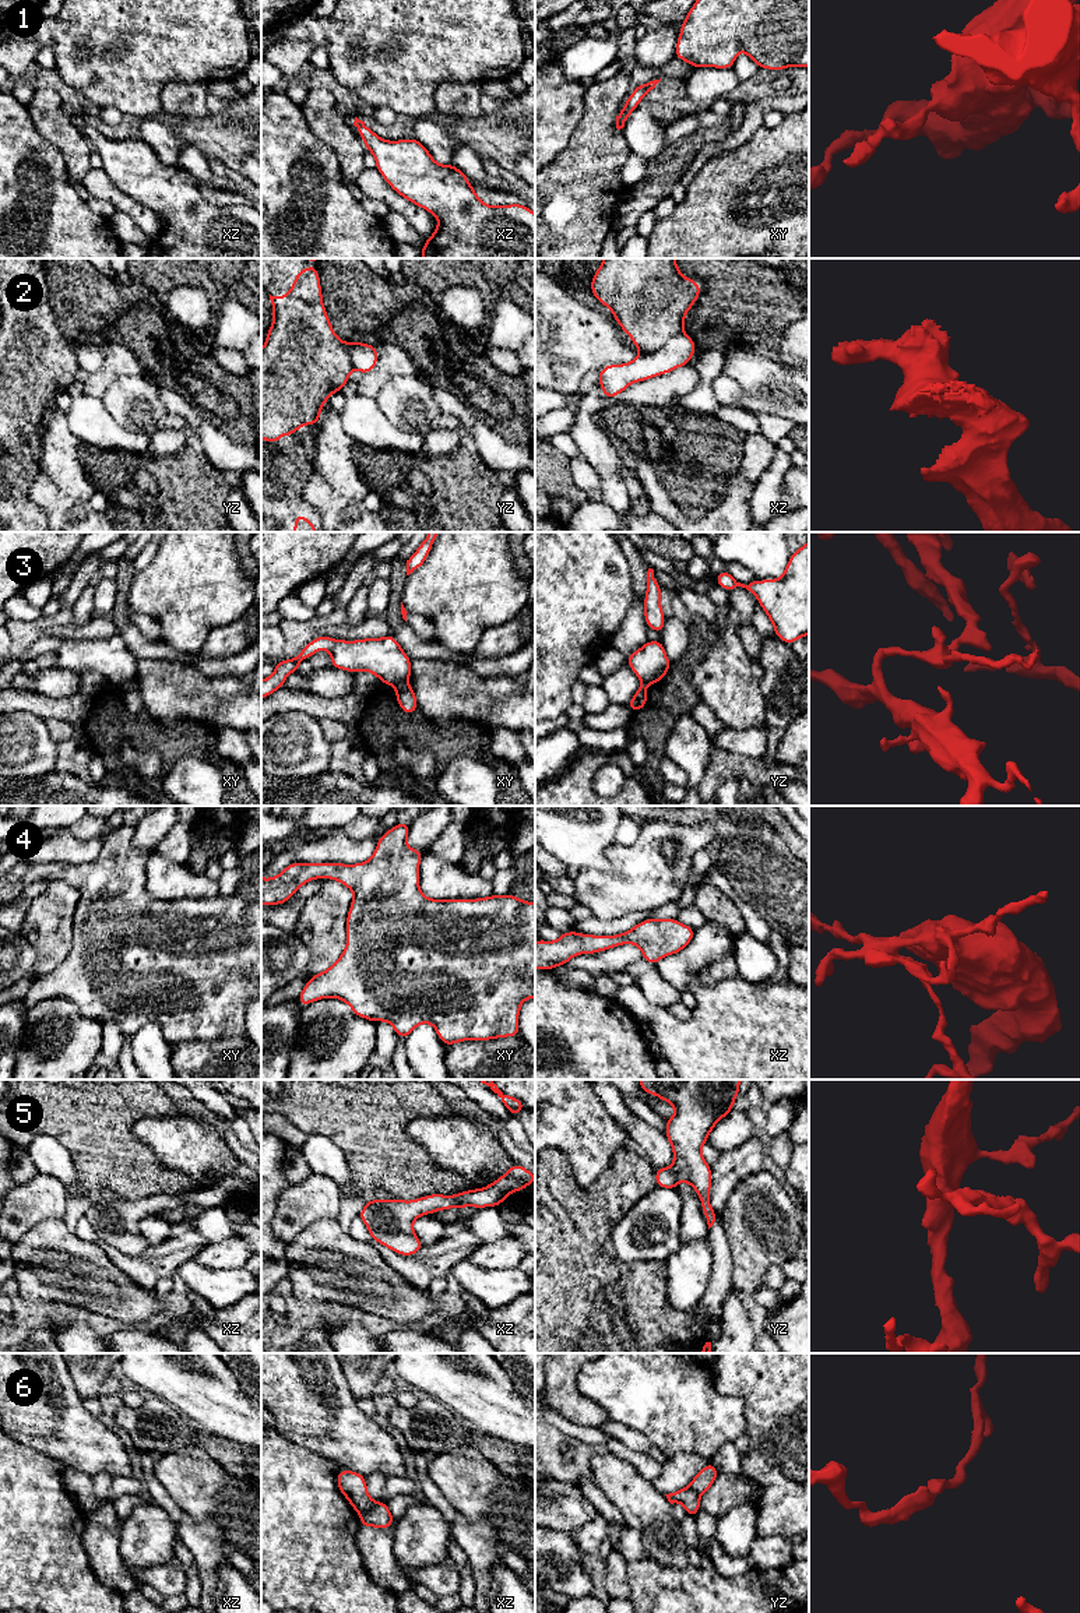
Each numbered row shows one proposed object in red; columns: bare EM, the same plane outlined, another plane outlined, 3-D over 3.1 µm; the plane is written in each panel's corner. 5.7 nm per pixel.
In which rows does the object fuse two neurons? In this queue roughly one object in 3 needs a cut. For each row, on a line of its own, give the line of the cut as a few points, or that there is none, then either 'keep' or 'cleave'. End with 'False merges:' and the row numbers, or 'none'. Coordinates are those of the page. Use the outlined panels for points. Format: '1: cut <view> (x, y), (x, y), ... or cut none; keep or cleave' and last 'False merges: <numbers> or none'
1: cut none; keep
2: cut xz (682, 331), (655, 351), (641, 354); cleave
3: cut xy (403, 683), (396, 687); cleave
4: cut none; keep
5: cut none; keep
6: cut xz (377, 1503), (361, 1518); cleave
False merges: 2, 3, 6

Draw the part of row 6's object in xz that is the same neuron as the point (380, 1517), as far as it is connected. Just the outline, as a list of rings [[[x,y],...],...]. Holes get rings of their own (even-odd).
[[[377,1503],[377,1505],[367,1512],[365,1517],[360,1518],[362,1526],[373,1526],[380,1529],[387,1529],[395,1522],[393,1518],[387,1503]]]

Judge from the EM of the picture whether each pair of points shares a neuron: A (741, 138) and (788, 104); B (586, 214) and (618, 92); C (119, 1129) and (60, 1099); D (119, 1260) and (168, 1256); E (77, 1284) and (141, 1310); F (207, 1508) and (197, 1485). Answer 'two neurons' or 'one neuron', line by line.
A: one neuron
B: one neuron
C: one neuron
D: one neuron
E: one neuron
F: one neuron

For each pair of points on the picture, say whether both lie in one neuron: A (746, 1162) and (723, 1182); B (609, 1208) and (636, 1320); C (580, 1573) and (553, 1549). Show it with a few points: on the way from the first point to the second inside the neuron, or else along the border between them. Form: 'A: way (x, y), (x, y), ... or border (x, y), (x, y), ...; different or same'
A: way (741, 1166), (728, 1176); same
B: way (600, 1236), (600, 1278), (612, 1292); same
C: way (573, 1569), (560, 1556); same

